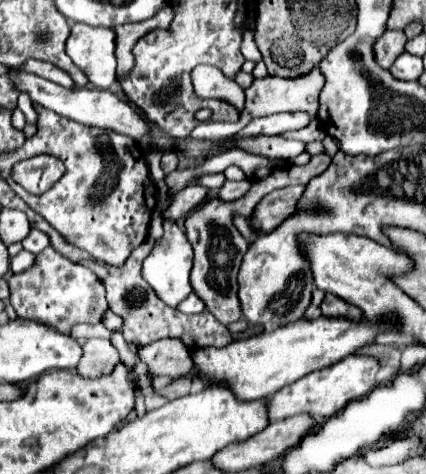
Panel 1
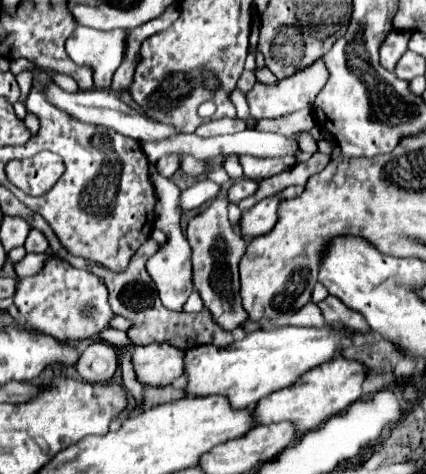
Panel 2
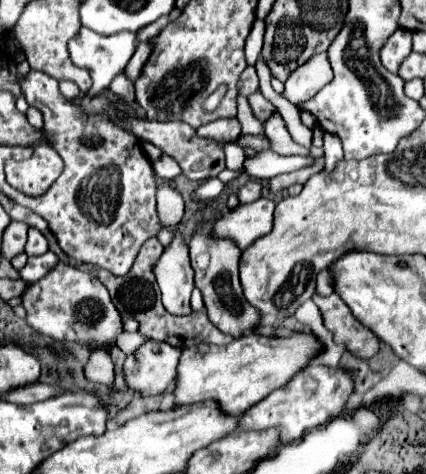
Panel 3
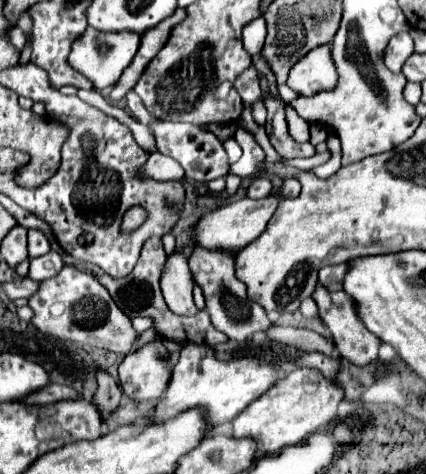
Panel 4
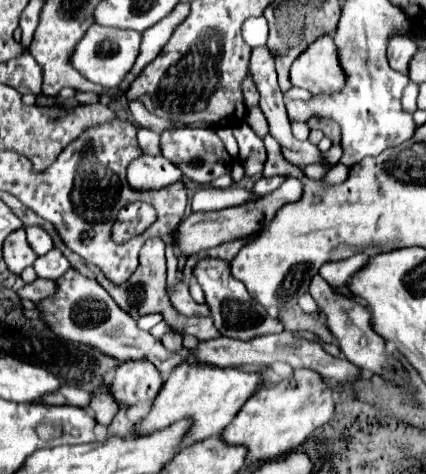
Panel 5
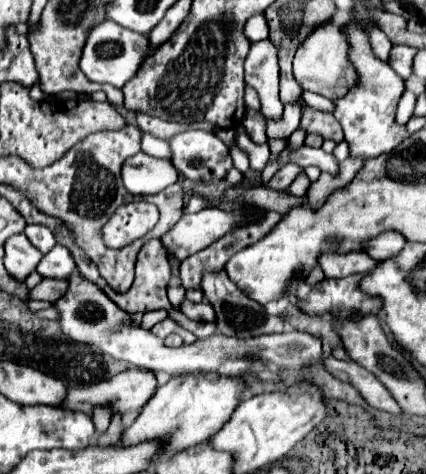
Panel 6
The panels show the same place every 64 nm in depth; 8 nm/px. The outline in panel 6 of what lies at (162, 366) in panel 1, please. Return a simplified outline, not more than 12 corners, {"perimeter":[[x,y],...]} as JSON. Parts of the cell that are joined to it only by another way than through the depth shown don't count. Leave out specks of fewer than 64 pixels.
{"perimeter":[[152,372],[114,378],[70,388],[64,408],[114,414],[142,408],[156,392]]}

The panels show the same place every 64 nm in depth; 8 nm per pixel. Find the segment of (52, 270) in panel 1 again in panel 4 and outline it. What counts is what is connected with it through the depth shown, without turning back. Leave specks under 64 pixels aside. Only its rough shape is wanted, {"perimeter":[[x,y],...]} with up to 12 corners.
{"perimeter":[[64,266],[34,326],[124,356],[144,346],[92,274]]}

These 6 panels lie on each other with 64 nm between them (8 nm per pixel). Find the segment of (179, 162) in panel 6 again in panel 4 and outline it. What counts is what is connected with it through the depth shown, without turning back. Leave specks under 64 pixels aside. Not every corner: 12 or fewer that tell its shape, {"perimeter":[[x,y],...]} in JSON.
{"perimeter":[[184,122],[150,126],[158,152],[188,180],[228,174],[228,156],[210,130]]}

